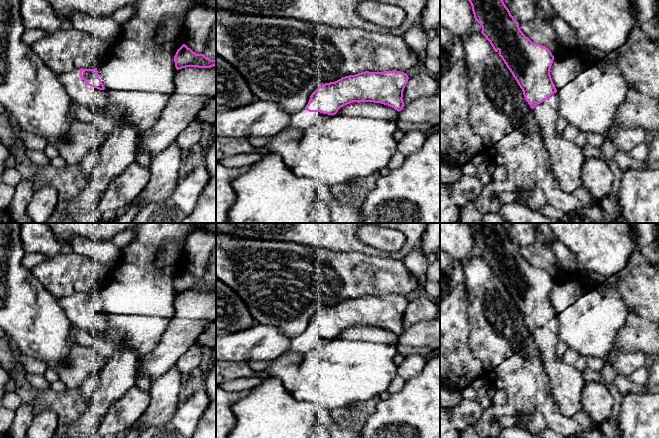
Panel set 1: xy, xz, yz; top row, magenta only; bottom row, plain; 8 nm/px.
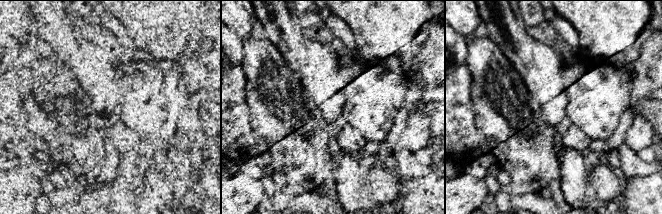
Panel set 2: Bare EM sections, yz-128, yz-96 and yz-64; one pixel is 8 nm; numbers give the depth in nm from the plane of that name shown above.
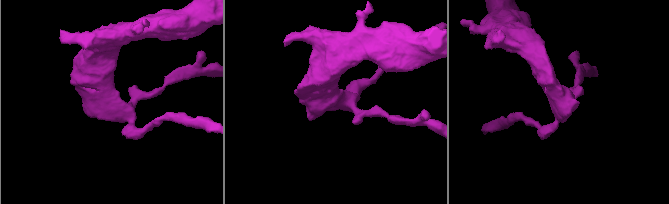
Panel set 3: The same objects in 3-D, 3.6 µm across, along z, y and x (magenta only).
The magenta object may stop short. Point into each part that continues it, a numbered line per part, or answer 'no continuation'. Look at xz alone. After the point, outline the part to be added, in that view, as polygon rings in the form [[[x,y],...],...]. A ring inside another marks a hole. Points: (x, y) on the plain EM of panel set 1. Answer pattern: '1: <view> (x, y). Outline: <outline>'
1: xz (303, 343). Outline: [[[304,332],[296,338],[291,339],[288,351],[298,352],[301,356],[304,356],[309,351],[323,346],[332,340],[320,336],[309,336]]]

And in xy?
1: xy (92, 322). Outline: [[[80,294],[57,299],[58,305],[72,325],[94,335],[99,340],[109,341],[104,332],[108,329],[108,320],[103,314],[91,311],[80,301]]]

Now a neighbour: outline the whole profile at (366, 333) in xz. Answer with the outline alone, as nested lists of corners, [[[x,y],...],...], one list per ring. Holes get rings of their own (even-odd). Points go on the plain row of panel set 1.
[[[353,326],[341,331],[336,339],[363,340],[395,346],[399,340],[399,336],[394,332],[381,327]]]

